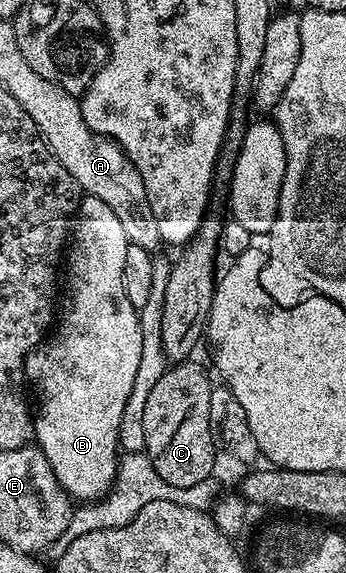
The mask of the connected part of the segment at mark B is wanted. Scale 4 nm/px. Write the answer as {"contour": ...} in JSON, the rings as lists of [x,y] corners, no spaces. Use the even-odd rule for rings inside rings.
{"contour":[[[86,194],[85,197],[79,201],[76,221],[72,226],[72,241],[69,243],[68,253],[64,258],[64,286],[65,289],[66,286],[70,289],[70,299],[66,302],[66,311],[64,311],[63,314],[61,311],[60,321],[56,326],[58,338],[52,339],[53,337],[51,337],[49,340],[43,341],[26,358],[27,383],[33,384],[33,382],[38,382],[38,390],[42,393],[42,403],[36,406],[34,438],[36,439],[37,445],[42,447],[48,464],[52,464],[54,475],[58,483],[64,487],[71,499],[77,500],[82,504],[89,503],[91,500],[101,500],[105,498],[106,494],[114,487],[114,478],[117,476],[120,459],[118,429],[120,428],[124,406],[128,402],[128,396],[131,395],[132,386],[135,383],[136,370],[140,363],[141,324],[139,322],[139,311],[134,309],[131,301],[128,300],[127,293],[124,292],[124,260],[128,253],[129,246],[130,242],[126,238],[124,224],[120,224],[120,220],[116,217],[116,212],[112,212],[112,208],[108,208],[108,204],[104,204],[104,200],[96,200],[96,196]]]}

